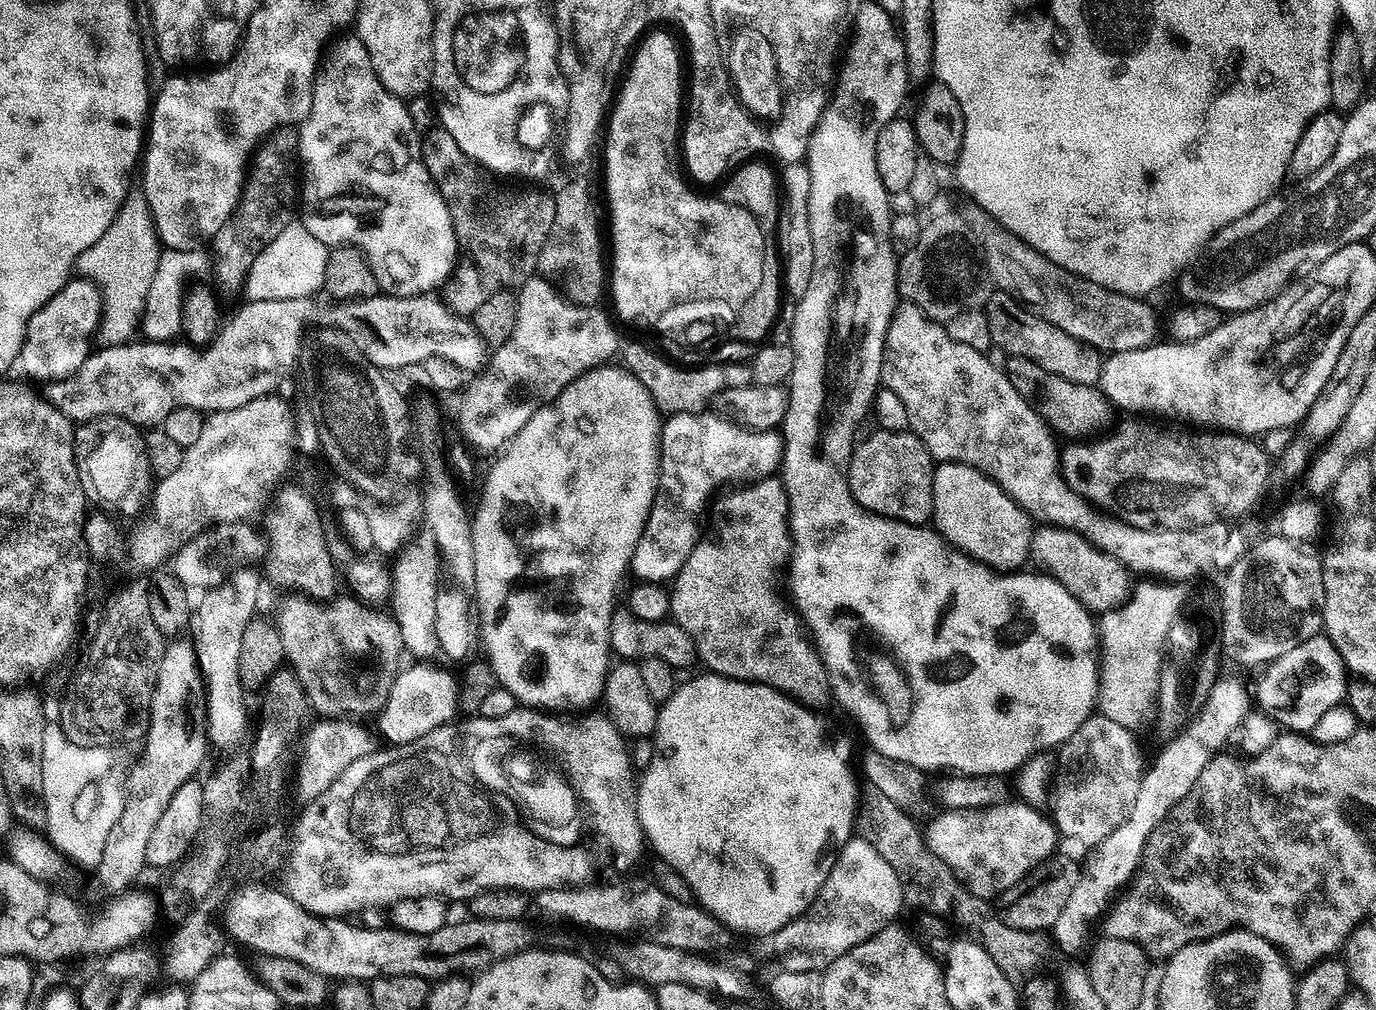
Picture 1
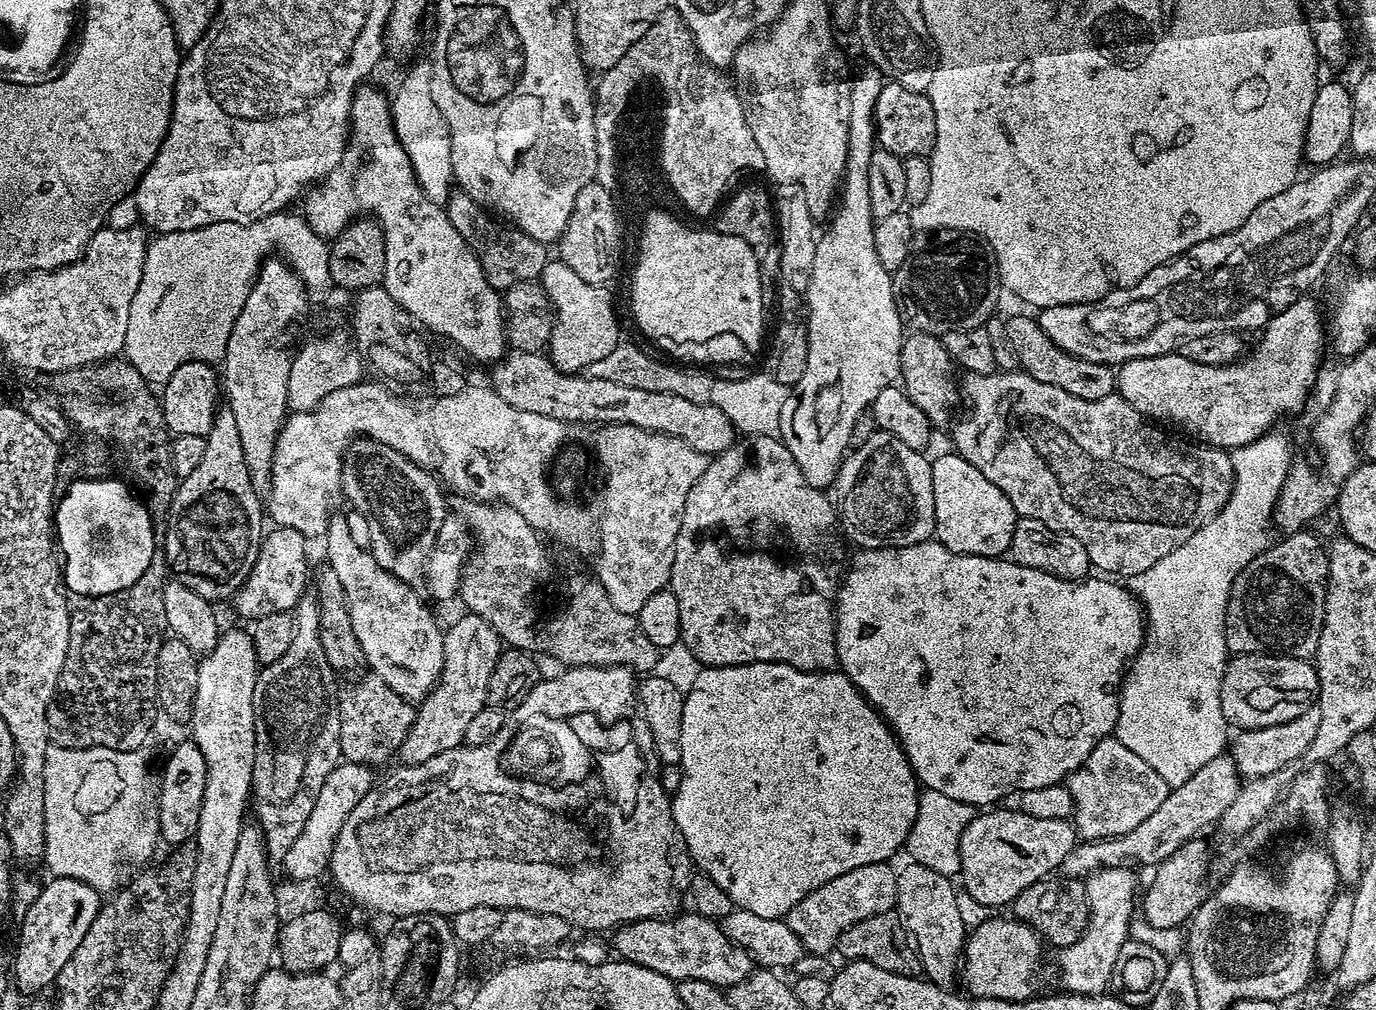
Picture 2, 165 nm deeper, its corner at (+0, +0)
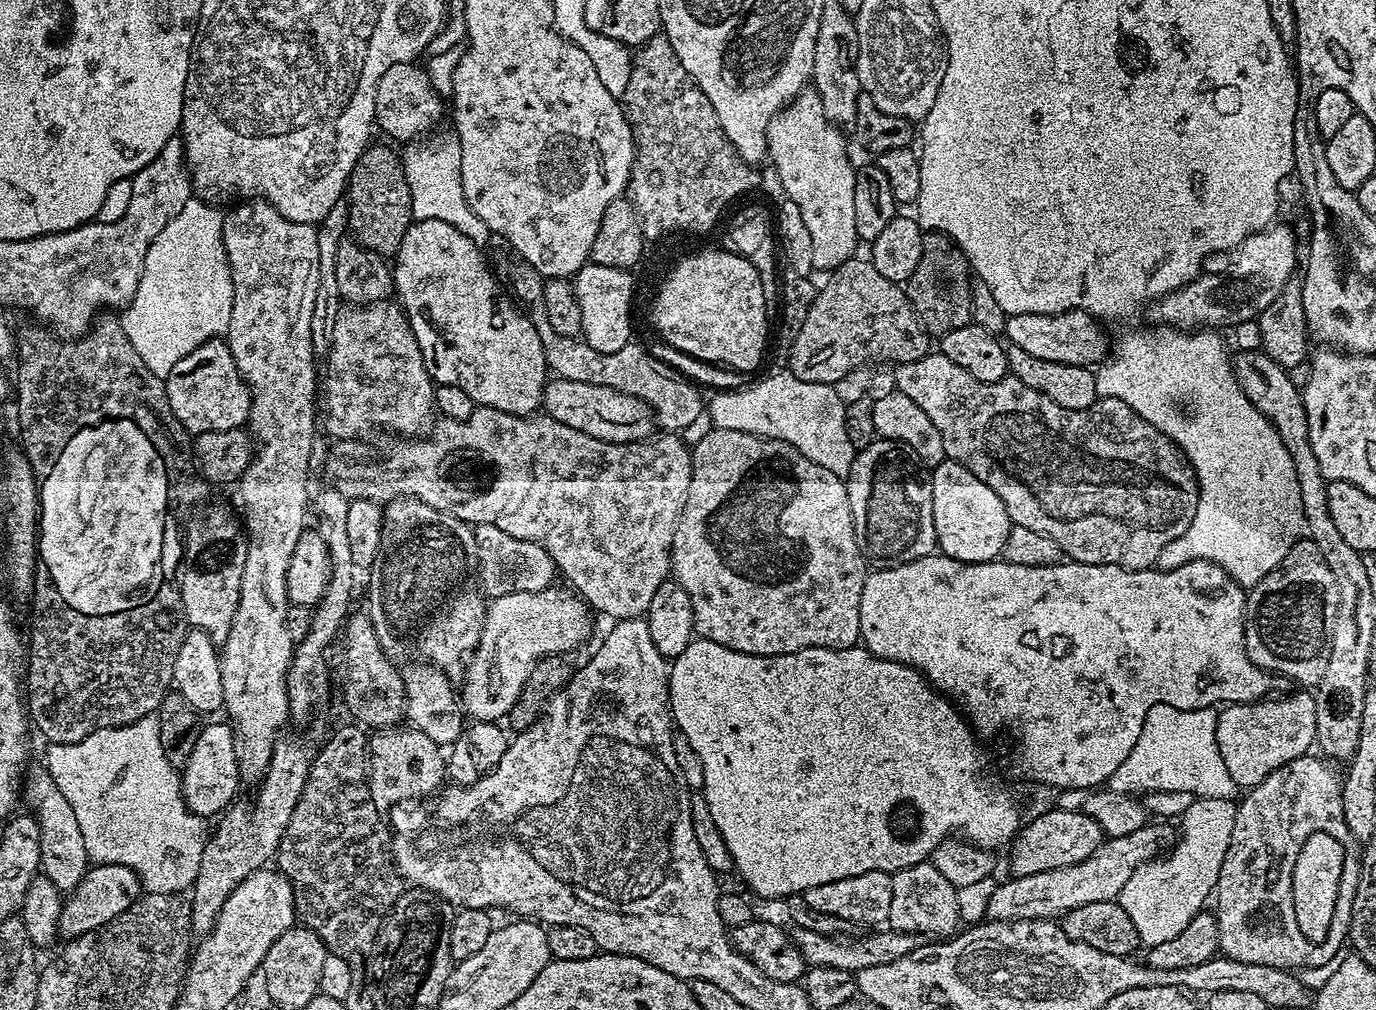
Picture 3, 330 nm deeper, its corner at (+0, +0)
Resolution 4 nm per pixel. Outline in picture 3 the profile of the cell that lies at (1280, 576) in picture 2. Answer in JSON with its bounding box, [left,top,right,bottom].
[1244,540,1338,686]

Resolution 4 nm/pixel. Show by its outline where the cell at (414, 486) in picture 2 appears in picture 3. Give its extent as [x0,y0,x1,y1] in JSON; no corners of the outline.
[366,496,486,682]

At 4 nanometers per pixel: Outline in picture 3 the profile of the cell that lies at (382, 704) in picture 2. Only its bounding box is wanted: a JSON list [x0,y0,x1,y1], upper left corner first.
[367,726,446,810]

